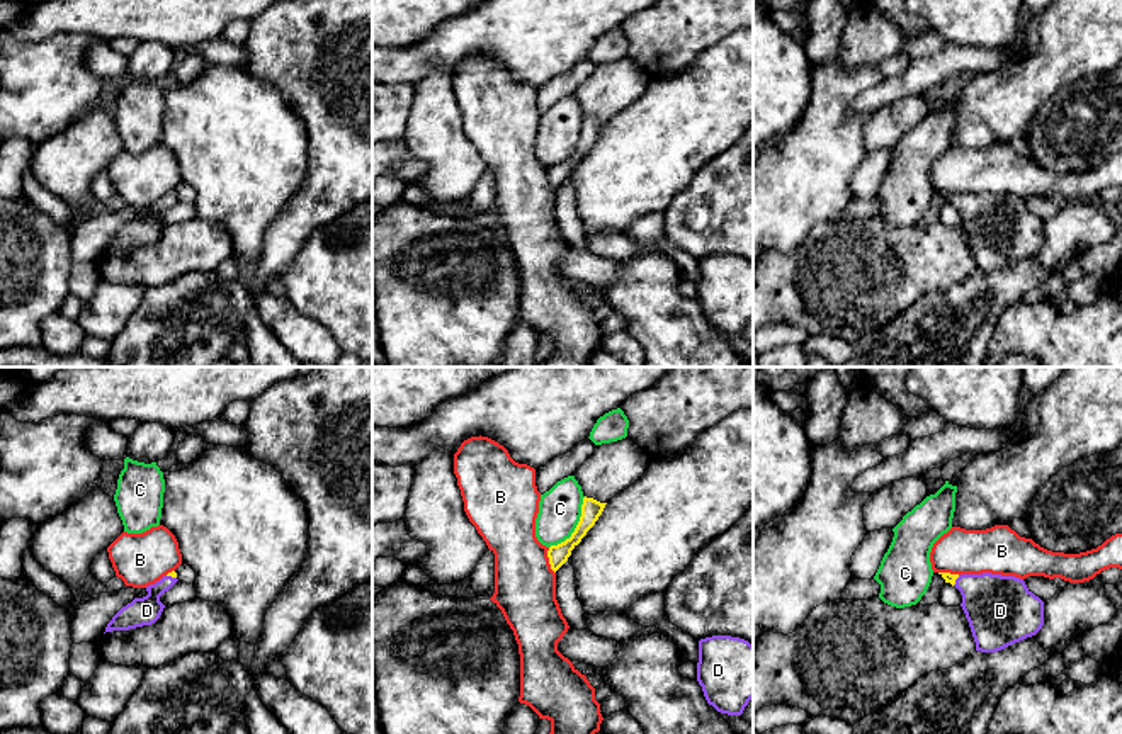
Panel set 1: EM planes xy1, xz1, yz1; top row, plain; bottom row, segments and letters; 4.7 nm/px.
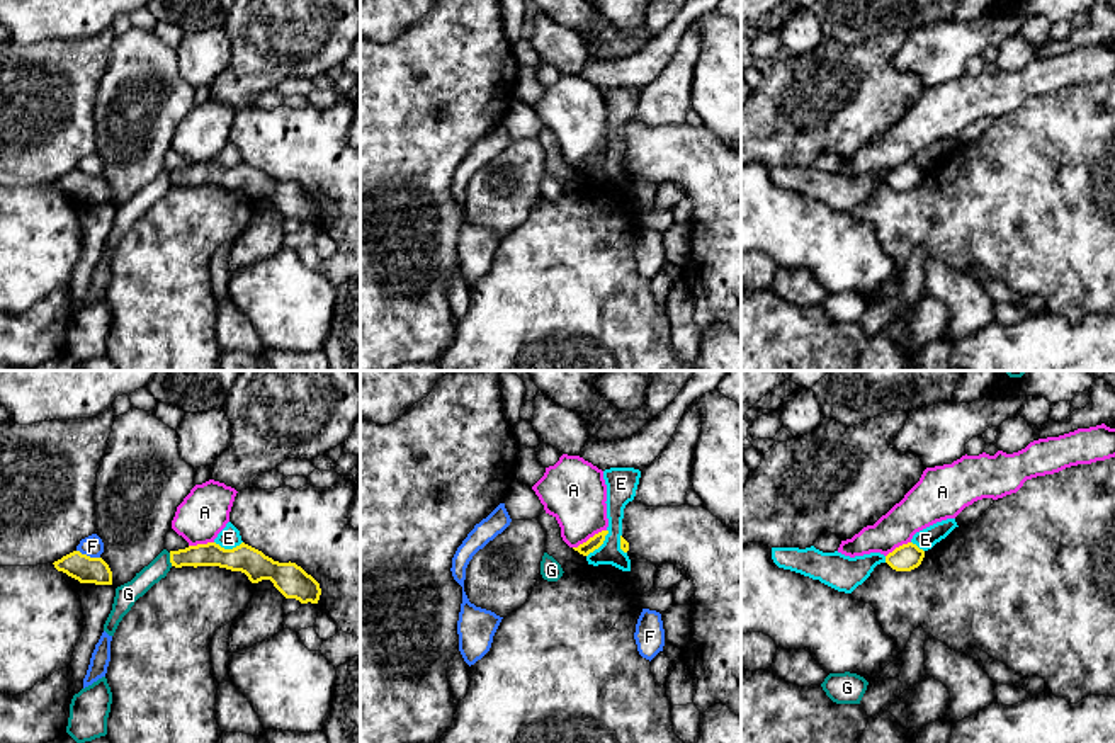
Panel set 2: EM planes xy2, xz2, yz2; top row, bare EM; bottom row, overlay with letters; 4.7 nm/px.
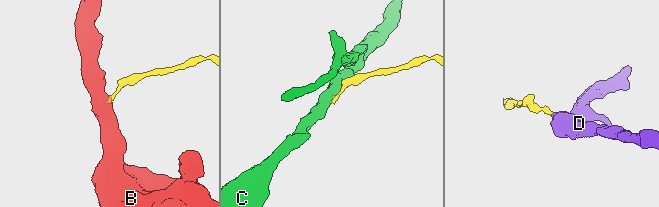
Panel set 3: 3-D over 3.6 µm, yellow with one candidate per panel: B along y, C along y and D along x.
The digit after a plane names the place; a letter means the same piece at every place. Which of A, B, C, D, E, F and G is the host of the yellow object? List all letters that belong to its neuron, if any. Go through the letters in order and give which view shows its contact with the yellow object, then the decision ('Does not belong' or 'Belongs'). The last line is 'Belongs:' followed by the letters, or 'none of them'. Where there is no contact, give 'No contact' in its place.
A: Touches yellow in xz2. Does not belong
B: Touches yellow in xz1. Does not belong
C: Touches yellow in xz1. Does not belong
D: Touches yellow in xy1. Belongs
E: Touches yellow in xz2. Does not belong
F: Touches yellow in xy2. Does not belong
G: Touches yellow in xy2. Does not belong
Belongs: D

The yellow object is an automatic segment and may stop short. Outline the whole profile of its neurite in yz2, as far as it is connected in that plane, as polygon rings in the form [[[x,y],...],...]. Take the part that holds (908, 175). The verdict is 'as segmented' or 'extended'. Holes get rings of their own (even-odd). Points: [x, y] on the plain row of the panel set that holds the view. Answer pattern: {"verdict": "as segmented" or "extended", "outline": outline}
{"verdict": "as segmented", "outline": [[[908,162],[886,175],[886,182],[896,190],[911,190],[921,184],[925,170]]]}

